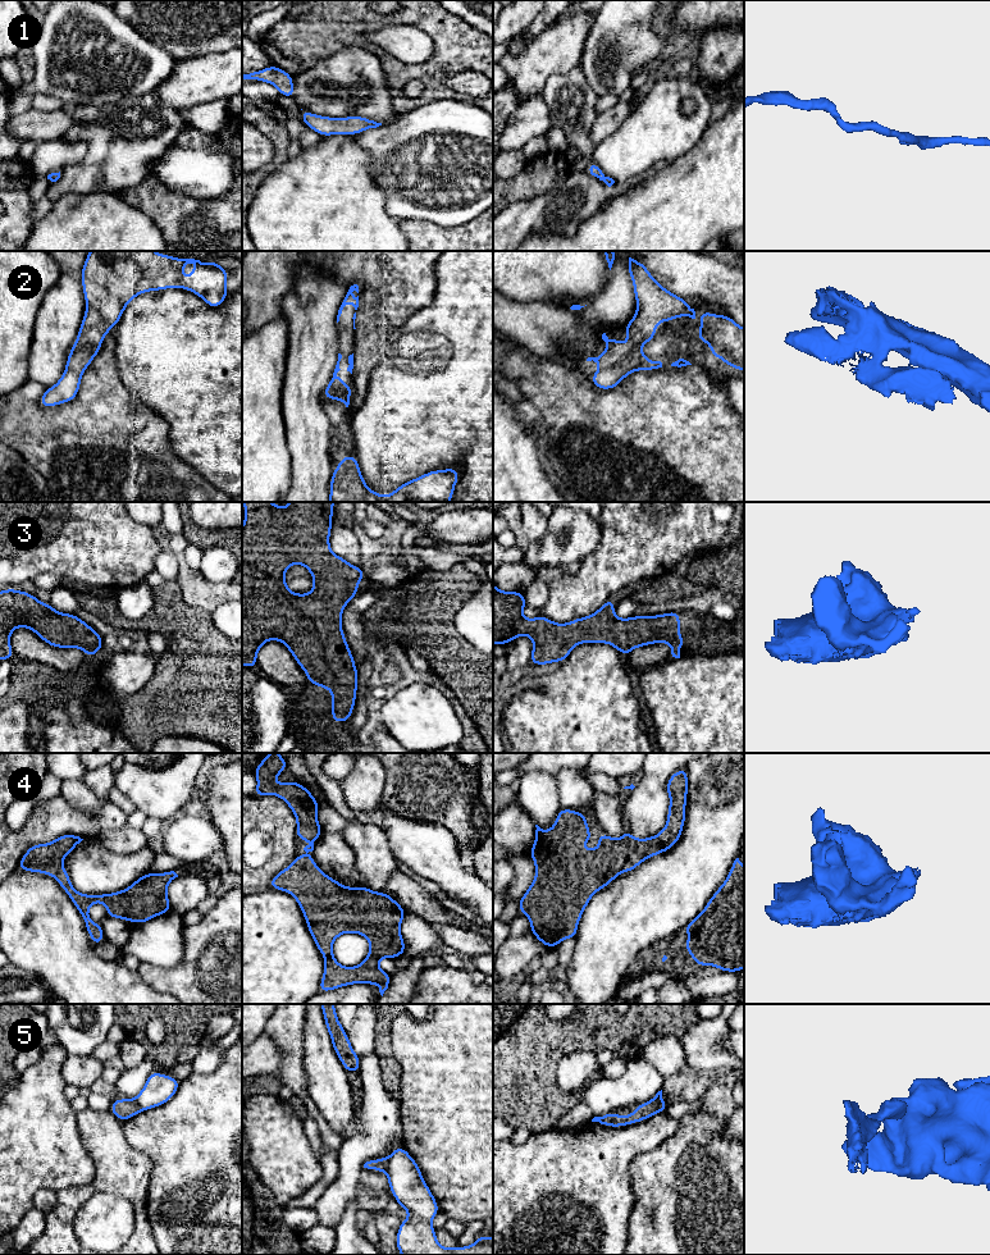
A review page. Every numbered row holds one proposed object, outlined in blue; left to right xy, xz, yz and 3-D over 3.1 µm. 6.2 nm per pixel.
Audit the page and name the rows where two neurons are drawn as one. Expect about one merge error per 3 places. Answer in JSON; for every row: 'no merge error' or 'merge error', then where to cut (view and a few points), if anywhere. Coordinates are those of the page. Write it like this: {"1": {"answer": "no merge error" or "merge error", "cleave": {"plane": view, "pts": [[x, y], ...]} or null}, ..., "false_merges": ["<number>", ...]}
{"1": {"answer": "no merge error", "cleave": null}, "2": {"answer": "no merge error", "cleave": null}, "3": {"answer": "no merge error", "cleave": null}, "4": {"answer": "no merge error", "cleave": null}, "5": {"answer": "merge error", "cleave": {"plane": "xz", "pts": [[391, 1155], [386, 1171]]}}, "false_merges": ["5"]}

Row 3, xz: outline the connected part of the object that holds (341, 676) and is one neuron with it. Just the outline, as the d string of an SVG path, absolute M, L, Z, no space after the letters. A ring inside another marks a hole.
M243 502L242 528L242 666L256 667L256 654L268 640L282 642L297 665L307 674L307 684L332 690L332 721L348 722L357 693L359 671L342 630L342 612L359 594L357 581L365 580L361 567L348 563L332 552L333 505L336 502L289 502L286 508L270 502ZM291 565L305 566L312 576L314 587L307 594L287 588L284 574Z

